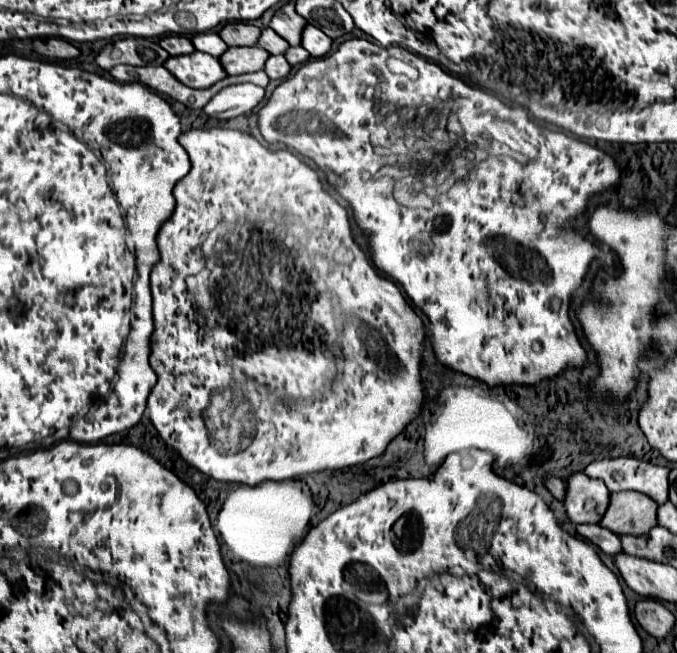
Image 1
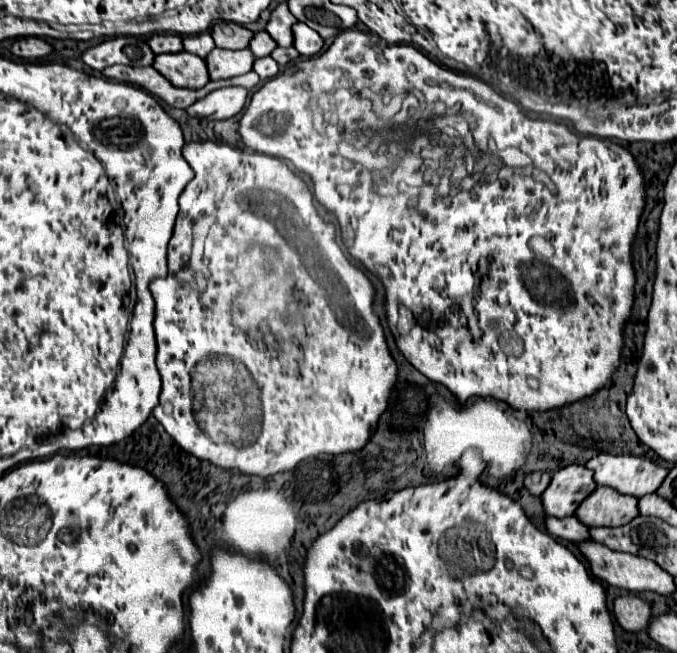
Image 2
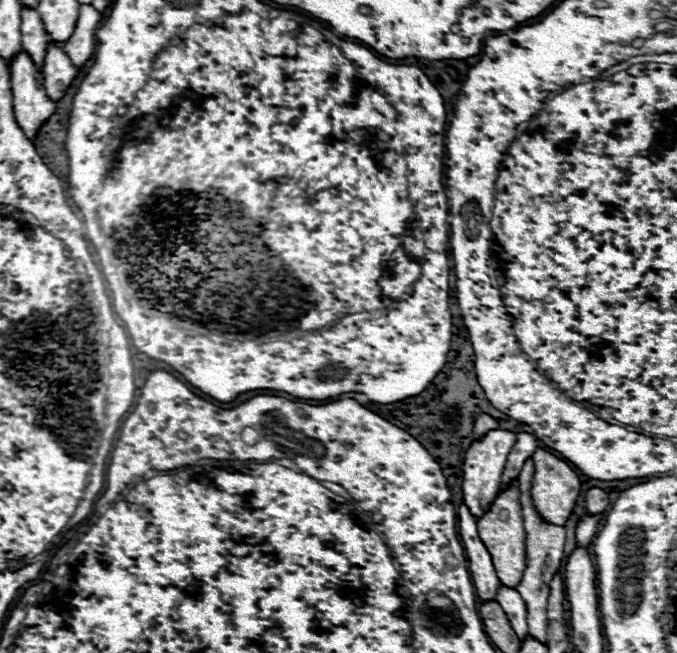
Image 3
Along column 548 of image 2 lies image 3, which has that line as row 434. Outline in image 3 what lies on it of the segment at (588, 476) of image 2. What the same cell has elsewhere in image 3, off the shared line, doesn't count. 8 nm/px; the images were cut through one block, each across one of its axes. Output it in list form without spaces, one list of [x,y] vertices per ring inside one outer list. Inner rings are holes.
[[[490,430],[488,434],[484,434],[480,440],[474,440],[464,456],[464,468],[462,468],[462,492],[464,492],[464,502],[470,508],[470,512],[480,518],[488,506],[492,504],[492,500],[496,498],[500,484],[502,484],[502,472],[506,466],[506,458],[508,452],[512,450],[516,440],[516,434],[510,430]]]

